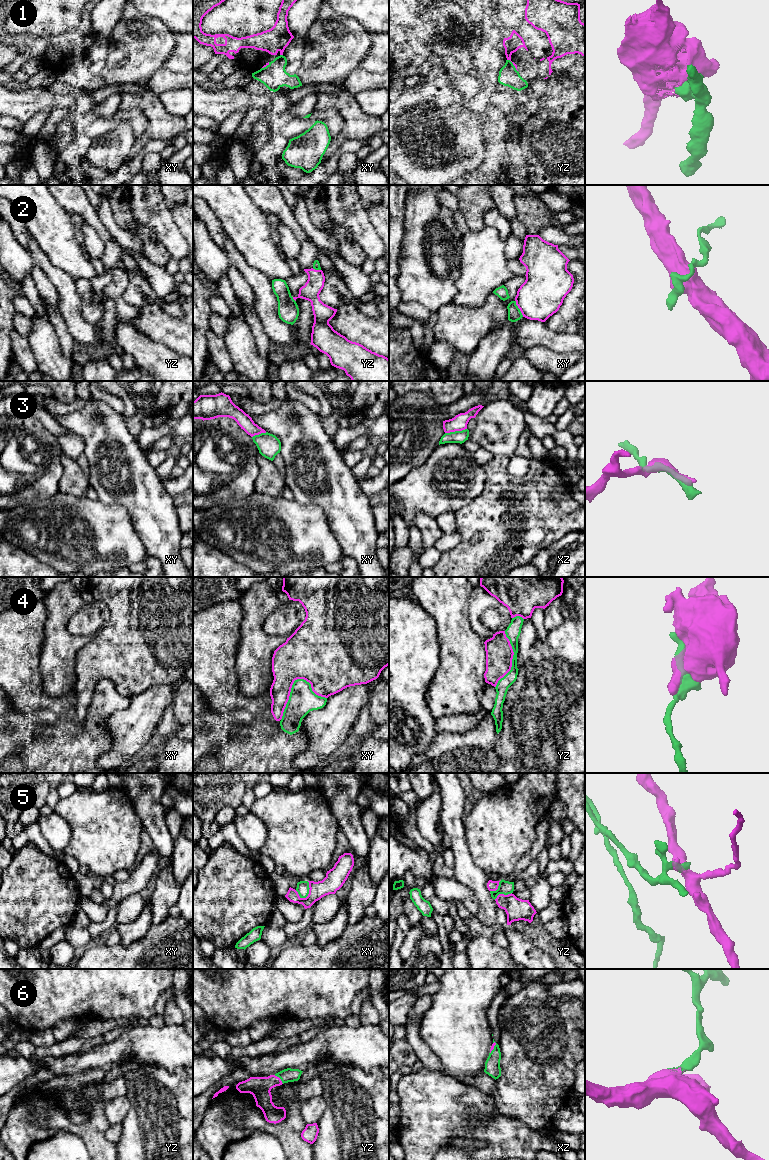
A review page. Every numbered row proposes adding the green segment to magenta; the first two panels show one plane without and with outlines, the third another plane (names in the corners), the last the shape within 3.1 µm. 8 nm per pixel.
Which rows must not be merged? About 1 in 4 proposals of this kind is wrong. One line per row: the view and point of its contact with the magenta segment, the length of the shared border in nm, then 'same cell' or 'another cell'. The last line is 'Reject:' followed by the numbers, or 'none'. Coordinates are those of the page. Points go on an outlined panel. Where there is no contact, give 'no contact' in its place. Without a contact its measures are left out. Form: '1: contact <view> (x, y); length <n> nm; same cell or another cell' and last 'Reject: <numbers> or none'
1: contact yz (513, 64); length 130 nm; another cell
2: contact xy (518, 307); length 150 nm; another cell
3: contact xz (455, 430); length 180 nm; same cell
4: contact xy (293, 682); length 420 nm; another cell
5: contact xy (309, 892); length 160 nm; another cell
6: contact yz (279, 1078); length 100 nm; same cell
Reject: 1, 2, 4, 5

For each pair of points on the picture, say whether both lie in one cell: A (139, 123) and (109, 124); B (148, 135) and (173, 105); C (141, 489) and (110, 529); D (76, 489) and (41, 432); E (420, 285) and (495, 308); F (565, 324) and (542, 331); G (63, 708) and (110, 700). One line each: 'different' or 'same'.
A: same
B: different
C: different
D: different
E: different
F: different
G: same

